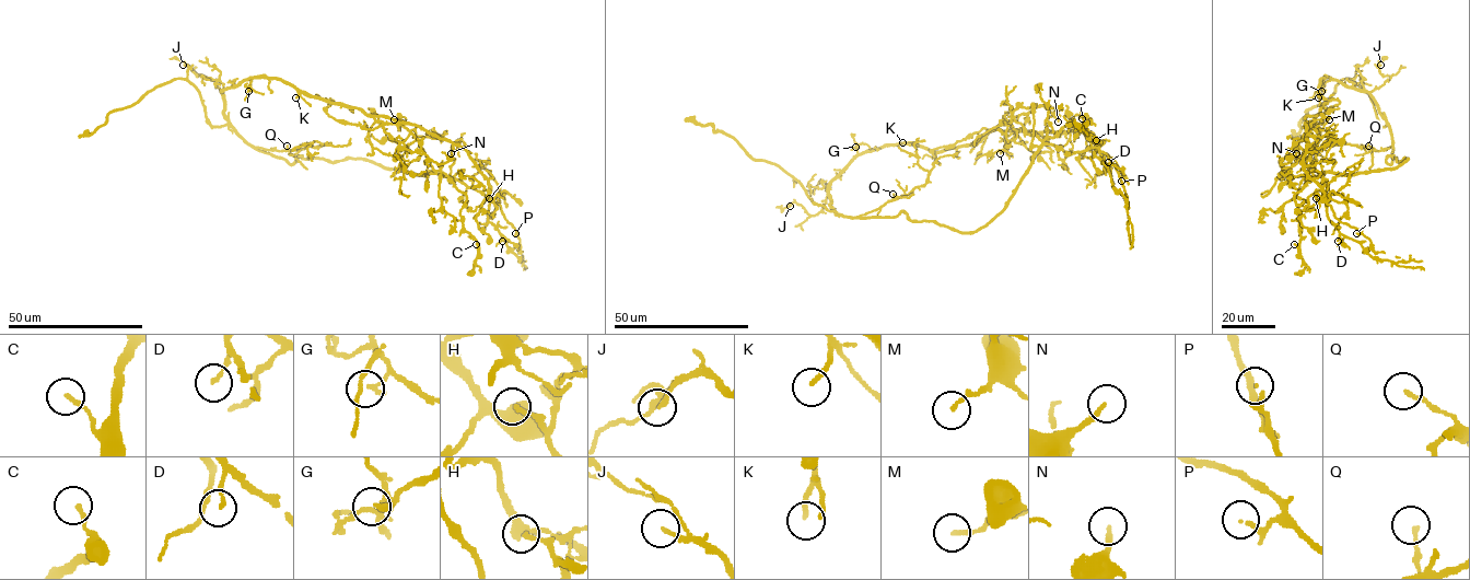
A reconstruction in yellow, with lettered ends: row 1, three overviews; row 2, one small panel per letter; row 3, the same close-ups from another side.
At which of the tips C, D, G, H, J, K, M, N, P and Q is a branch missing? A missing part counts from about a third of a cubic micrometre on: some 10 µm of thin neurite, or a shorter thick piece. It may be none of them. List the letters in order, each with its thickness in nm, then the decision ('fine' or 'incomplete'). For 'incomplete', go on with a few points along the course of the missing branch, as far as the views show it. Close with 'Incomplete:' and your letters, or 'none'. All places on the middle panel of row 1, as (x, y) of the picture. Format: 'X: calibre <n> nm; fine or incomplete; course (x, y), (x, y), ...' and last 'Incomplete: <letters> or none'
C: calibre 170 nm; fine
D: calibre 150 nm; fine
G: calibre 180 nm; fine
H: calibre 130 nm; fine
J: calibre 140 nm; fine
K: calibre 170 nm; incomplete; course (902, 142), (870, 124), (854, 120)
M: calibre 150 nm; fine
N: calibre 190 nm; fine
P: calibre 100 nm; fine
Q: calibre 150 nm; fine
Incomplete: K

